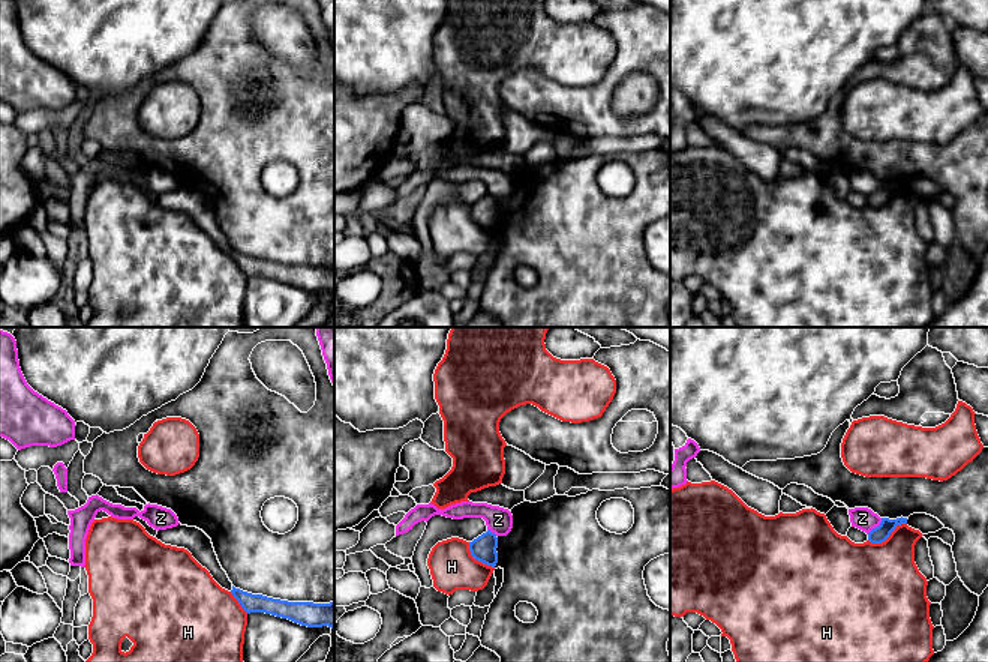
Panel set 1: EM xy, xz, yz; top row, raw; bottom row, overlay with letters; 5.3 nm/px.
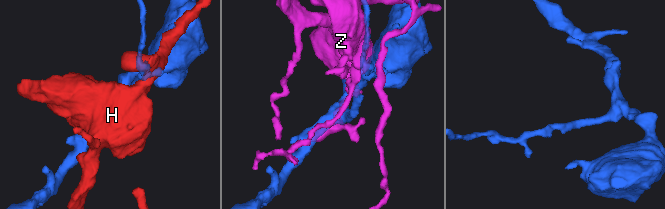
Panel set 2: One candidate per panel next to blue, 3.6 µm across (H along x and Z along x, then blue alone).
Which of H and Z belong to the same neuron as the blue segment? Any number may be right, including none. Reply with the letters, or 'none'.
none

